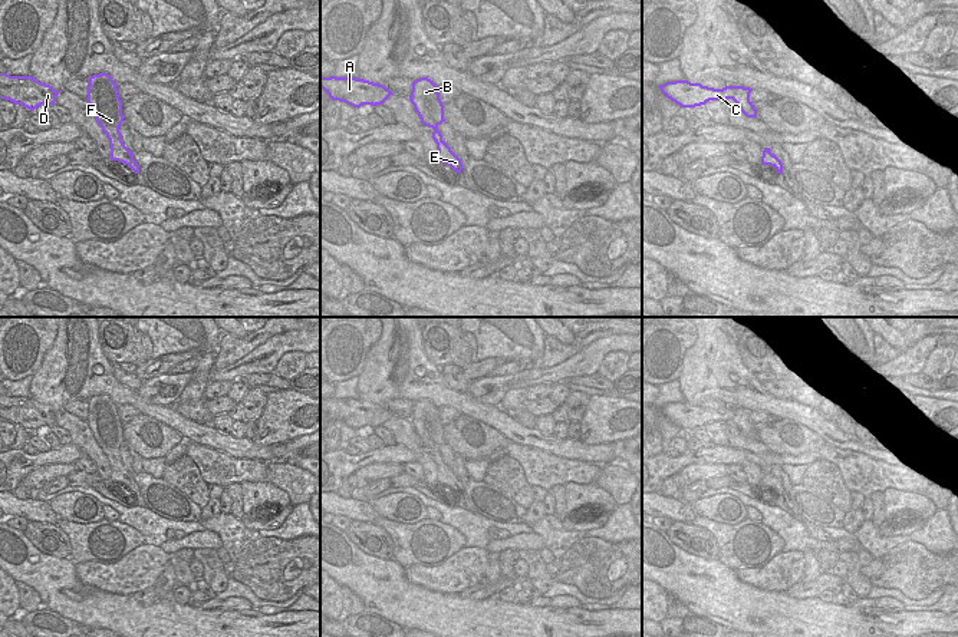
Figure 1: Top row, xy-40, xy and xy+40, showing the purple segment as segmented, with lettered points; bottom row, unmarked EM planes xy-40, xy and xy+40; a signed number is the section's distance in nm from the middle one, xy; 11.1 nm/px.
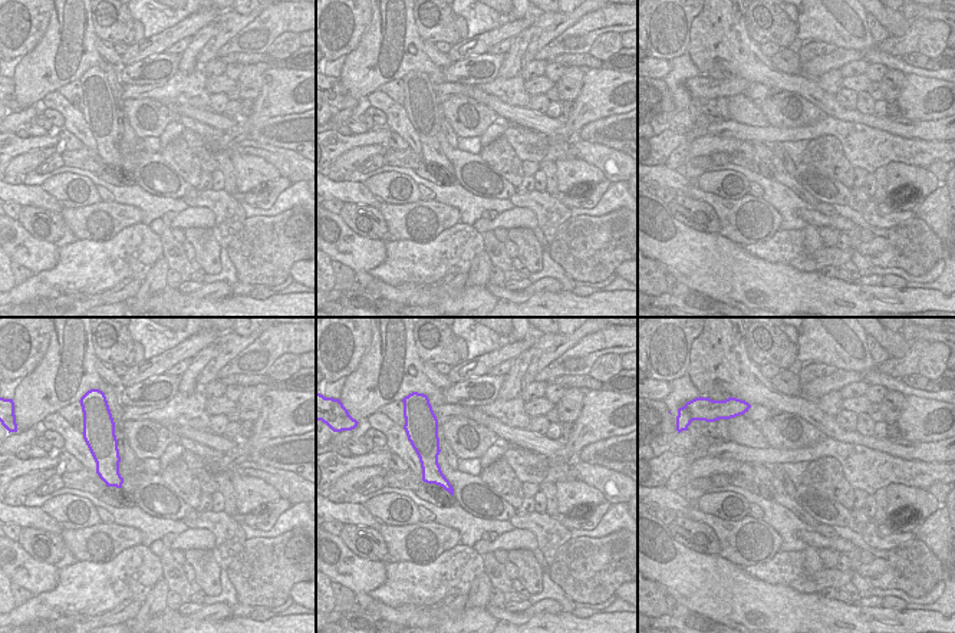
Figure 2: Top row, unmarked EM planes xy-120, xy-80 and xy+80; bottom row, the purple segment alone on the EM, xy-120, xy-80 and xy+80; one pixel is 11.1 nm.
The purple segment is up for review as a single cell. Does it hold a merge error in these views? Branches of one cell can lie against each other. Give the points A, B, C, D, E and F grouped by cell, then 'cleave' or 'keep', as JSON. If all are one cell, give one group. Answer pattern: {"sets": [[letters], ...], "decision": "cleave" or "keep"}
{"sets": [["A", "C", "D"], ["B", "E", "F"]], "decision": "cleave"}

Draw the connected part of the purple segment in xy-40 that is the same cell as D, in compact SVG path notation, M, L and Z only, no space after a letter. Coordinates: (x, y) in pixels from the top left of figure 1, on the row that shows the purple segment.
M0 73L0 99L23 105L30 110L45 103L55 105L59 92L53 86L42 83L32 76Z

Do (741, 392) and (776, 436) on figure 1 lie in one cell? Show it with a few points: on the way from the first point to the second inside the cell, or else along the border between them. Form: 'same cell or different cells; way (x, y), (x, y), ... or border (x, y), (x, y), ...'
different cells; border (773, 415), (793, 418), (806, 425)

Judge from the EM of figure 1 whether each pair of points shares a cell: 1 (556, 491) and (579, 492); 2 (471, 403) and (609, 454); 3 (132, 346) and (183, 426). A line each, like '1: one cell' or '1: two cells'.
1: two cells
2: one cell
3: two cells

